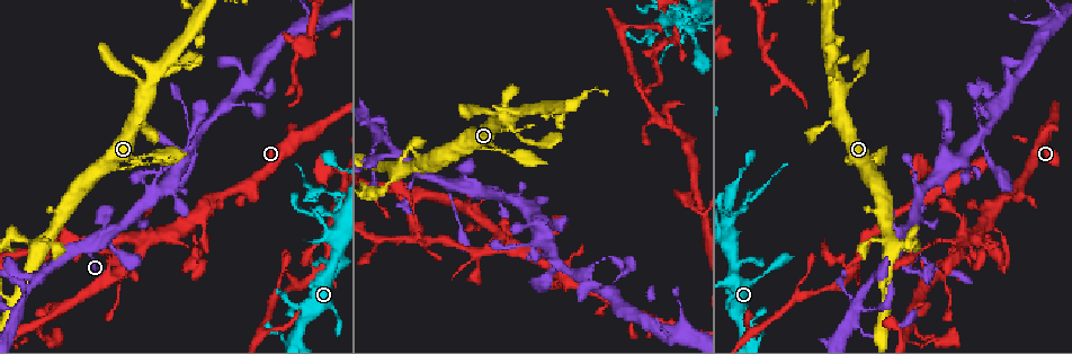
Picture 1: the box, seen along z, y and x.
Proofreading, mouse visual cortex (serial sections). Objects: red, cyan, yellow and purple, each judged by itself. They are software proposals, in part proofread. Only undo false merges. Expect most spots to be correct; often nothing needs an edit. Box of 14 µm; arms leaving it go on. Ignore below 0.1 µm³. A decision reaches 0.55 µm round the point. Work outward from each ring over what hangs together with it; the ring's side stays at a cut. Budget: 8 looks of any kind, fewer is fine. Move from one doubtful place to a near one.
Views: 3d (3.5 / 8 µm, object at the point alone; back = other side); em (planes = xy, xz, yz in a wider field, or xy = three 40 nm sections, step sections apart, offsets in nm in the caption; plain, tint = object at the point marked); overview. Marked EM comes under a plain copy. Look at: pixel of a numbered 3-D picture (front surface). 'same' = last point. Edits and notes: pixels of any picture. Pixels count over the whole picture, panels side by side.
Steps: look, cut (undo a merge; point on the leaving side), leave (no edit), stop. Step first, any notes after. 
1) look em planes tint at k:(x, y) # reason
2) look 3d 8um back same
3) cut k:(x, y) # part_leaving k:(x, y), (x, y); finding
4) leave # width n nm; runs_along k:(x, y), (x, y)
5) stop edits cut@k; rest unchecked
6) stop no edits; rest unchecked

look 3d 3.5um at 1:(187, 246) # a narrow waist

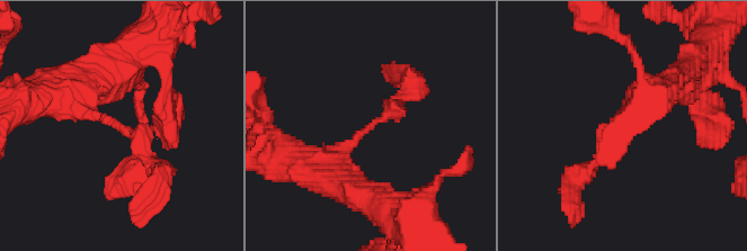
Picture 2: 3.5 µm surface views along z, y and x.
look em xy step 2 tint at 2:(115, 120)

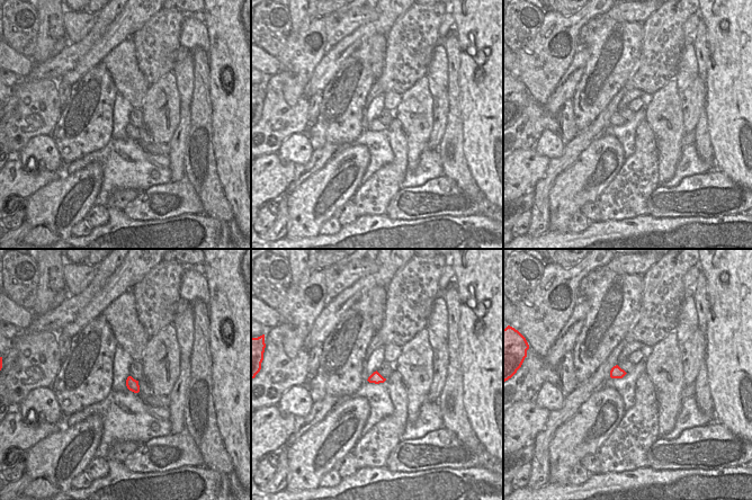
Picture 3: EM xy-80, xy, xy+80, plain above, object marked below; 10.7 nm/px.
look em xy step 3 tint same

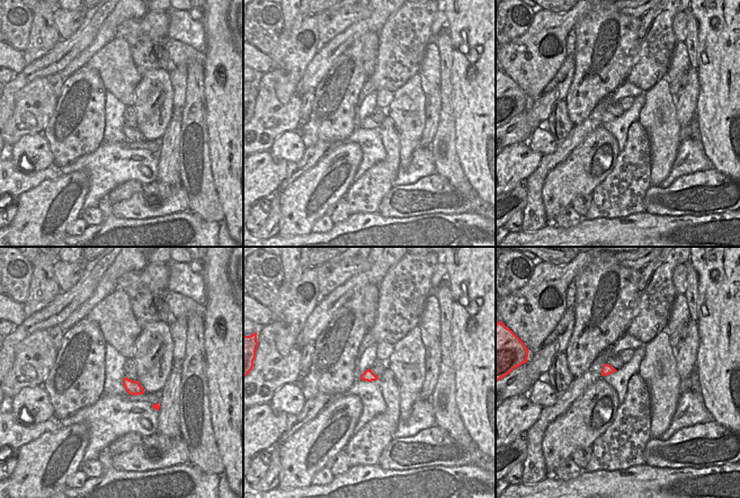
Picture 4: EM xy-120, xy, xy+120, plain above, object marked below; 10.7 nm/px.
leave # one cell here

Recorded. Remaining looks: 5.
look 3d 8um at 1:(698, 12) # calibre changes

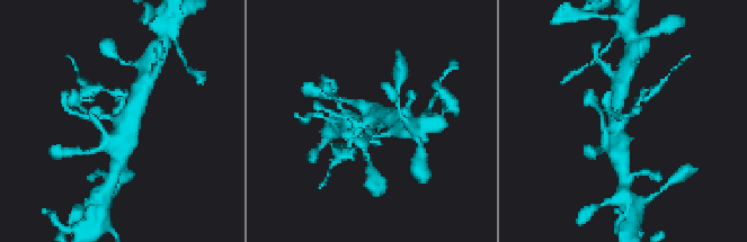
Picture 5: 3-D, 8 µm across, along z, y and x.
look 3d 3.5um at 5:(370, 121) # zoom in

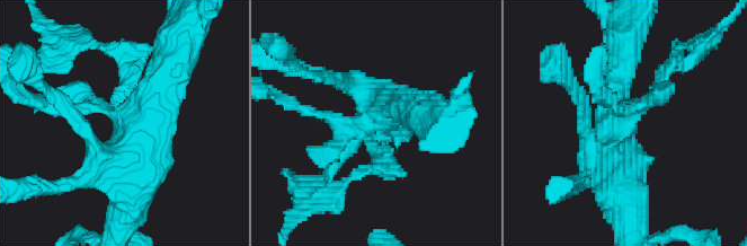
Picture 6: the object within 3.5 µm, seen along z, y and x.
leave # runs_along 6:(615, 182), (613, 133), (670, 71); all the same cell

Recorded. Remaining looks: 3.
look 3d 3.5um back at 1:(379, 137) # thin arm on a thick one

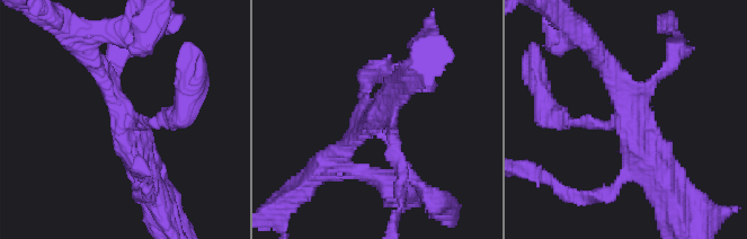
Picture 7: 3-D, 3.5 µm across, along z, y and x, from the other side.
look em xy step 2 tint at 7:(631, 129)

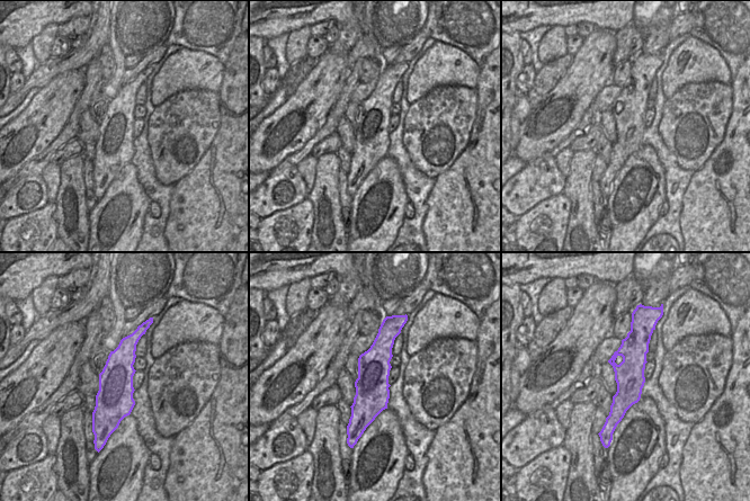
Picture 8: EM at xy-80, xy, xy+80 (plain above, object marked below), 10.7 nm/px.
look em xy step 5 tint same # cut it another way

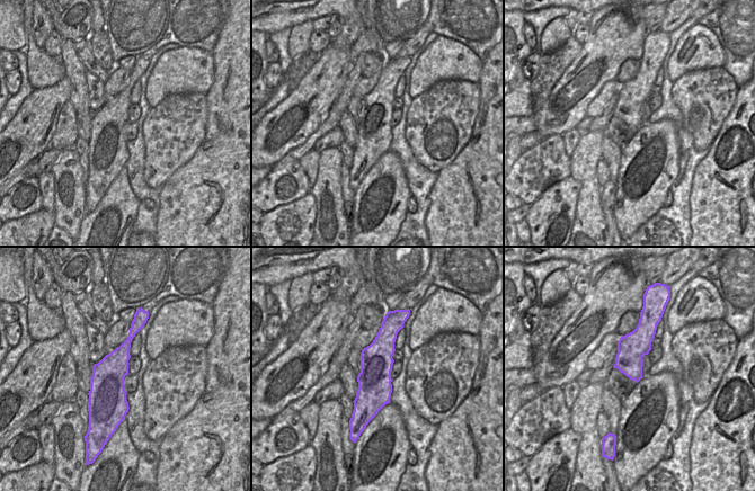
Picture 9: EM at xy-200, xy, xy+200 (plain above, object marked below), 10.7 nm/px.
leave # one cell here

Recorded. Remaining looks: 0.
stop no edits; rest unchecked

